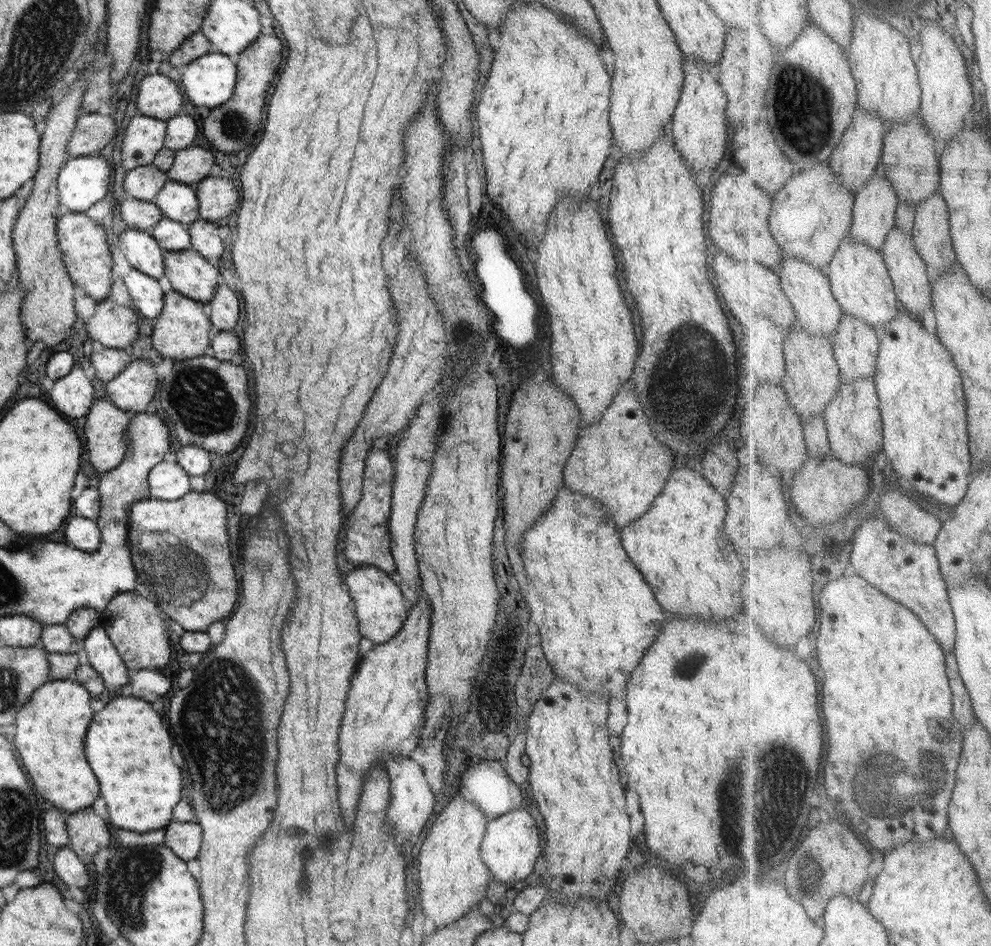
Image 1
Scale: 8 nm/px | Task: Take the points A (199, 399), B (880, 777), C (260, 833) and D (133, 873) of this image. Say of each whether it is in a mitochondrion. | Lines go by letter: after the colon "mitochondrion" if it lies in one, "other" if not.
A: mitochondrion
B: mitochondrion
C: other
D: mitochondrion

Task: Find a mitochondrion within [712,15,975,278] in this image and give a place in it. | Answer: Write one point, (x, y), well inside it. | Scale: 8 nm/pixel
(803, 115)

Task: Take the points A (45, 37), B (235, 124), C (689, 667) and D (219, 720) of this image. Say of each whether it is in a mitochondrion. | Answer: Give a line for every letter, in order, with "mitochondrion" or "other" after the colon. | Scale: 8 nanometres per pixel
A: mitochondrion
B: mitochondrion
C: mitochondrion
D: mitochondrion

